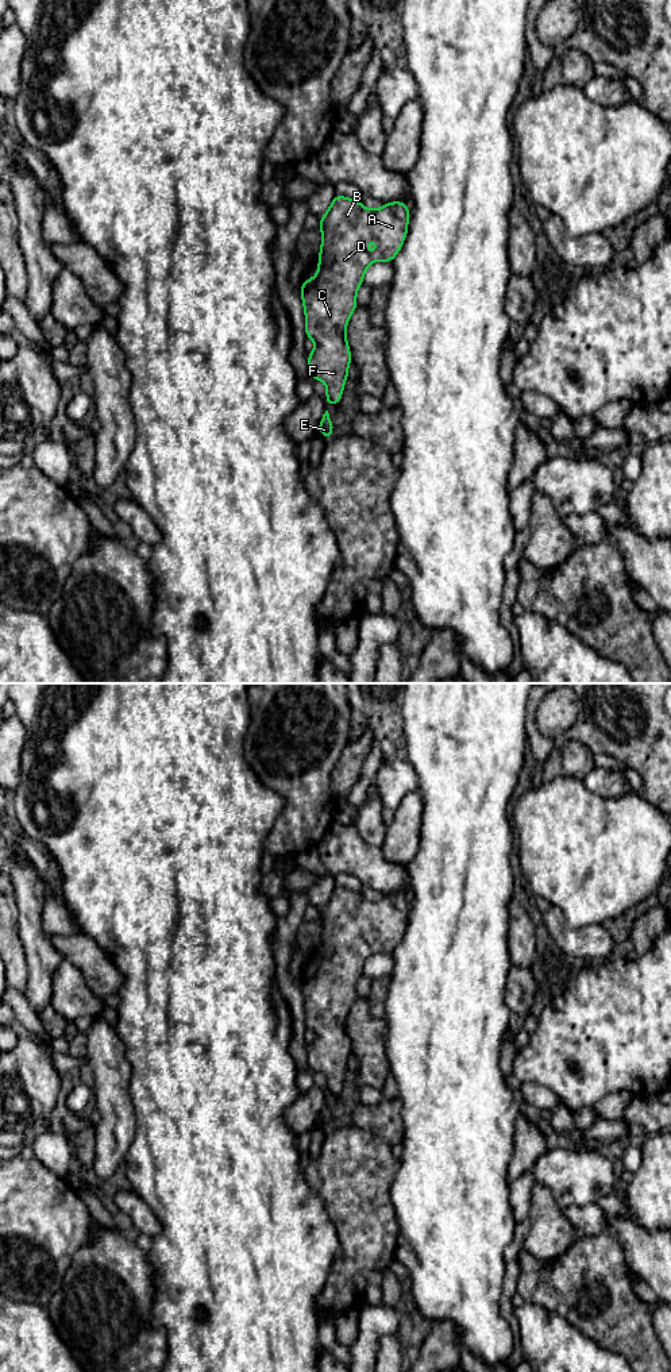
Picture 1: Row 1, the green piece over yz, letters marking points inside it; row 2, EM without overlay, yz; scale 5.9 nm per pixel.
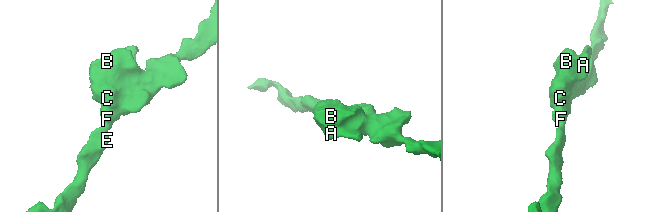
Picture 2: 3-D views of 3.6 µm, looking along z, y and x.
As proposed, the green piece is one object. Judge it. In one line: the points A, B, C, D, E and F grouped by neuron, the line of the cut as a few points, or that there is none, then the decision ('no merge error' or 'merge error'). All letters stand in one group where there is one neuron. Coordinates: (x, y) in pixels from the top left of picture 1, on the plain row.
groups A B C D E F; cut none; no merge error

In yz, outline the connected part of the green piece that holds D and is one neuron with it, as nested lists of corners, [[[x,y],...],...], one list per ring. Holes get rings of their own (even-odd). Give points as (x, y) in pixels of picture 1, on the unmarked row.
[[[335,886],[328,902],[320,909],[321,937],[319,945],[319,959],[315,970],[305,971],[301,975],[301,990],[305,1002],[305,1028],[315,1033],[315,1041],[308,1045],[309,1070],[321,1071],[327,1078],[327,1097],[338,1097],[342,1091],[344,1075],[348,1068],[348,1056],[352,1053],[346,1021],[348,1010],[358,999],[356,982],[363,975],[365,963],[377,952],[393,953],[402,939],[408,925],[409,898],[404,893],[392,893],[383,895],[379,901],[367,901],[362,897],[362,891],[352,891],[340,886]],[[374,932],[378,934],[375,944],[366,943],[366,934]]]

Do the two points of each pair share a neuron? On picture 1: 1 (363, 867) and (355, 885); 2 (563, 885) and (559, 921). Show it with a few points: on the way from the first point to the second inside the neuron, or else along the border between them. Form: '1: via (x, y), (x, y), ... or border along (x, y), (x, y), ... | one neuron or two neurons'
1: border along (334, 875), (351, 873), (363, 886) | two neurons
2: border along (552, 905), (569, 927), (589, 924) | two neurons

